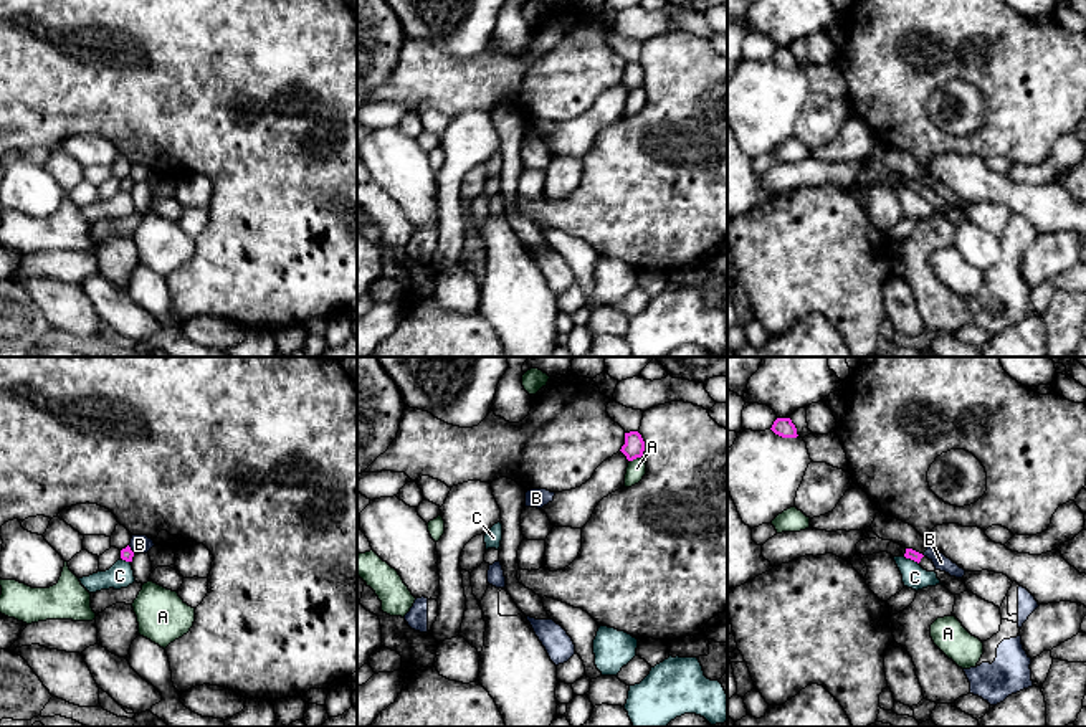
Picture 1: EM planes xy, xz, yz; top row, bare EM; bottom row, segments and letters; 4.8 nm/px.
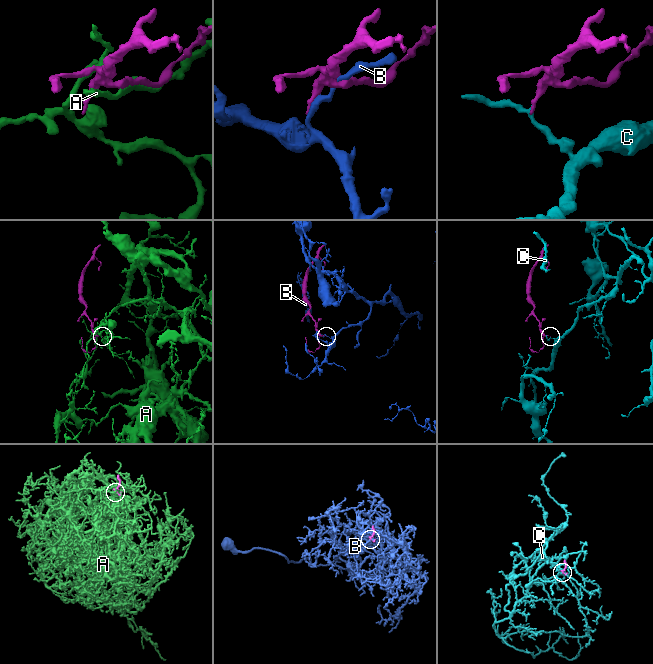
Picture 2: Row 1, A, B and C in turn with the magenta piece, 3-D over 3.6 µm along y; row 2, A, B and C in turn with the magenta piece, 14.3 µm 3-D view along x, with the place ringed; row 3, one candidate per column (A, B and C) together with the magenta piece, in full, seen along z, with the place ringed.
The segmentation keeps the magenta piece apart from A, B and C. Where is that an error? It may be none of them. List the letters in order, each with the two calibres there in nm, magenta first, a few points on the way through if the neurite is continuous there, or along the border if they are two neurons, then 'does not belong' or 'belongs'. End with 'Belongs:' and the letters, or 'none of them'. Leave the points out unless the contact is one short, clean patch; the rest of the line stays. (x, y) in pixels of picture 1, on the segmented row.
A: 100/90 nm | does not belong
B: 60/100 nm | does not belong
C: 50/120 nm | along yz (904, 555), (918, 564) | does not belong
Belongs: none of them

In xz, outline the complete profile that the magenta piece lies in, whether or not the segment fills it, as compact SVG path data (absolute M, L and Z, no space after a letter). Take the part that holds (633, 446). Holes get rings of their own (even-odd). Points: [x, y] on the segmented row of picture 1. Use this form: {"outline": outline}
{"outline": "M638 431L625 433L625 444L620 449L628 461L633 461L636 458L643 456L645 451L645 441Z"}

